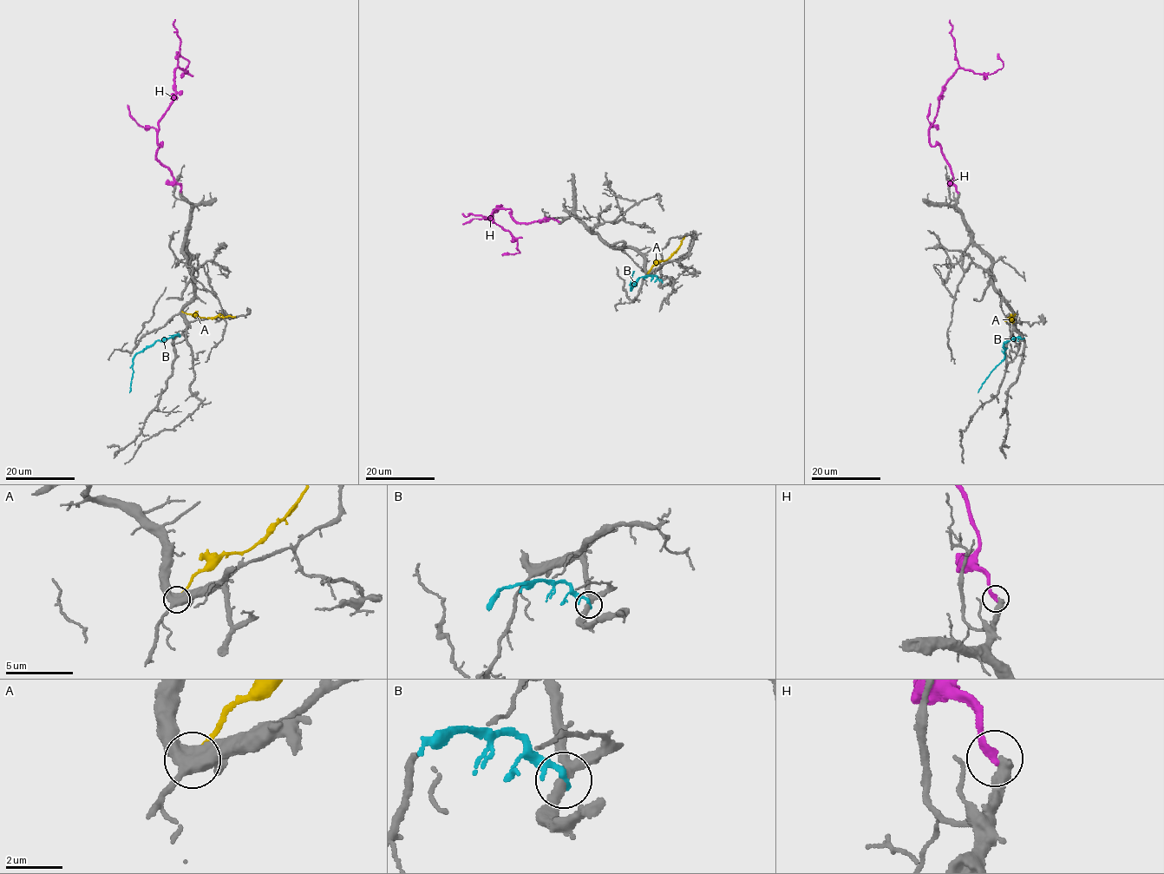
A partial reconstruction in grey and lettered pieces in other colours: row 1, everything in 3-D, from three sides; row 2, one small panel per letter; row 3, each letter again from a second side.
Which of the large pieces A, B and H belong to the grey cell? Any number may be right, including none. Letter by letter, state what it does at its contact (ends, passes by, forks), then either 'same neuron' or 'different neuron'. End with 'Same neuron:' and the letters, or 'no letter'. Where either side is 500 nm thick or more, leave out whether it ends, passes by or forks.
A: it ends; different neuron
B: it passes by; different neuron
H: different neuron
Same neuron: no letter

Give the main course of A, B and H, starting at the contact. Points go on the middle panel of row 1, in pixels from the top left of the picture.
A: (647, 272), (654, 266), (670, 259), (685, 236)
B: (661, 281), (655, 276), (638, 277), (631, 290), (633, 271)
H: (559, 222), (550, 219), (519, 223), (510, 208), (493, 209), (493, 221), (508, 231), (519, 252), (501, 254)

